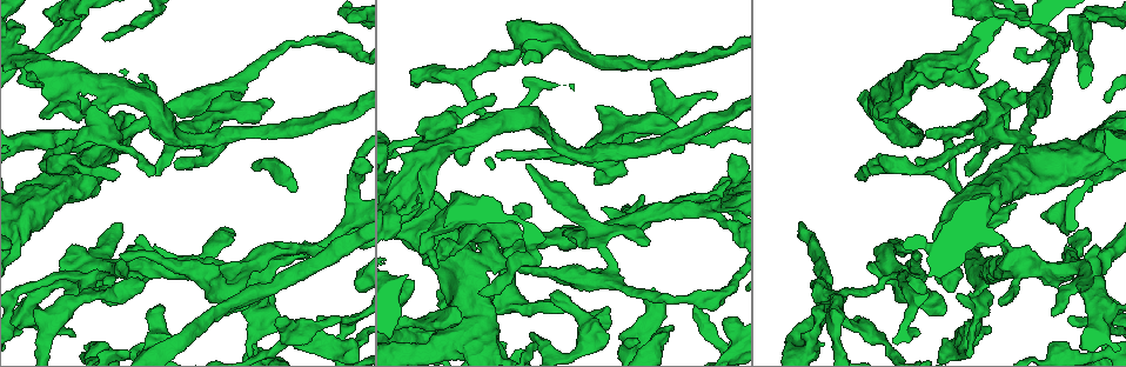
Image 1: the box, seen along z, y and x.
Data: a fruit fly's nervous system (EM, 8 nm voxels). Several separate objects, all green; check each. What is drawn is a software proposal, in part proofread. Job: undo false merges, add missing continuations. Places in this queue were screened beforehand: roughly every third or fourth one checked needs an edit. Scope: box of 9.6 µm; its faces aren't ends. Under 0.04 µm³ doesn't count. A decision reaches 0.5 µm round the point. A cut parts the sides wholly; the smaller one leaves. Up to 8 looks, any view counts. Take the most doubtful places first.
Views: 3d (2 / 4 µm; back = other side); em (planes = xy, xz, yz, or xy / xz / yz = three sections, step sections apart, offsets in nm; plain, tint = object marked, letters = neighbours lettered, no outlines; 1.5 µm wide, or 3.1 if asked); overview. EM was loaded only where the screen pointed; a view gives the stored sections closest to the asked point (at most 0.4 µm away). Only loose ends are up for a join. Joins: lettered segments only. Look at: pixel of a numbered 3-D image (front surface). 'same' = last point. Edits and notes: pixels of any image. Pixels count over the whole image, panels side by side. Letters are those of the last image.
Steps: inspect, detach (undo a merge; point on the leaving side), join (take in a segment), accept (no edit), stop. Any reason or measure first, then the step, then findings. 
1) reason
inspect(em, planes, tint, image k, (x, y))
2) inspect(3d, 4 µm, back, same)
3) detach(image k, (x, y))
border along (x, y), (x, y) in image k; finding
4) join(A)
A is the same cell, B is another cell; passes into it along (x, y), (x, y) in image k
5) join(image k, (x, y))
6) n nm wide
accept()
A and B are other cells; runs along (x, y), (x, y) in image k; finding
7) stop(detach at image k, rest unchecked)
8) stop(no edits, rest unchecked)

free end
inspect(em, planes, plain, image 1, (77, 123))

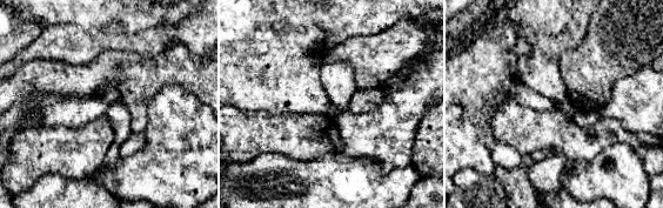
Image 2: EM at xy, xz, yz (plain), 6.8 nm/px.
see the neighbours
inspect(em, planes, letters, same)

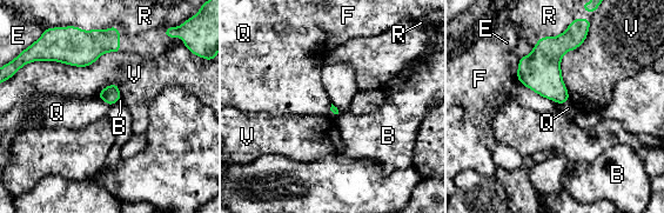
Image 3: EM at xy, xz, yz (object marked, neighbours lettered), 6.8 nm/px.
accept()
B, E, F, Q, R and V are other cells; border along (330, 104), (330, 111), (334, 115) in image 3; none of them fits

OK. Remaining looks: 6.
free end
inspect(em, xy, step 4, letters, image 1, (549, 295))

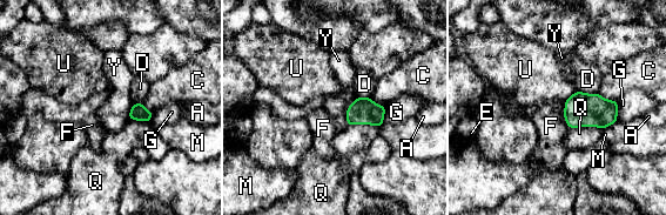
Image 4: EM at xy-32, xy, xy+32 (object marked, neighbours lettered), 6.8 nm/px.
Q touches over 220 nm
accept()
A, C, D, E, F, G, M, Q, U and Y are other cells; none of them fits

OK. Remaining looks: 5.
sharp bend
inspect(em, planes, tint, image 1, (981, 268))

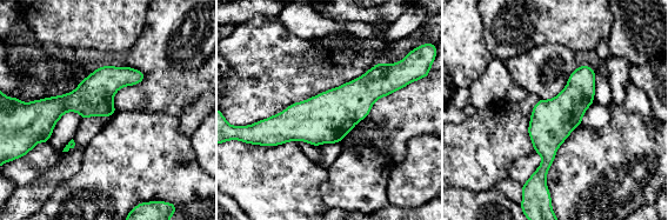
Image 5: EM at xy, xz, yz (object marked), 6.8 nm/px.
see the neighbours
inspect(em, planes, letters, same)

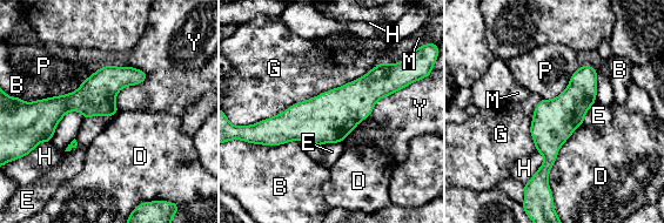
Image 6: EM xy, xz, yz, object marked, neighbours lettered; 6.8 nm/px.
accept()
B, D, E, G, H, M, P and Y are other cells; runs along (398, 85), (263, 123) in image 6; continuous, no second neuron

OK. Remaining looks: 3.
stop(no edits, rest unchecked)

